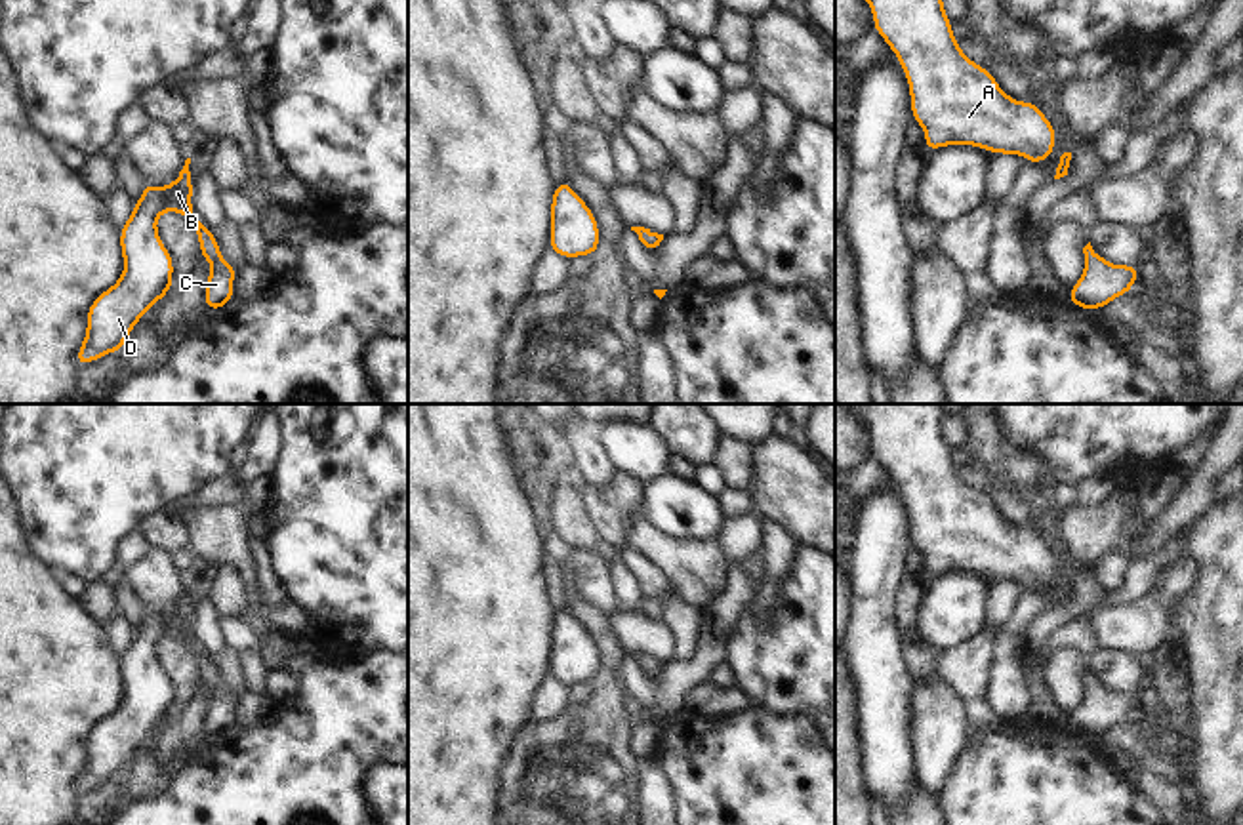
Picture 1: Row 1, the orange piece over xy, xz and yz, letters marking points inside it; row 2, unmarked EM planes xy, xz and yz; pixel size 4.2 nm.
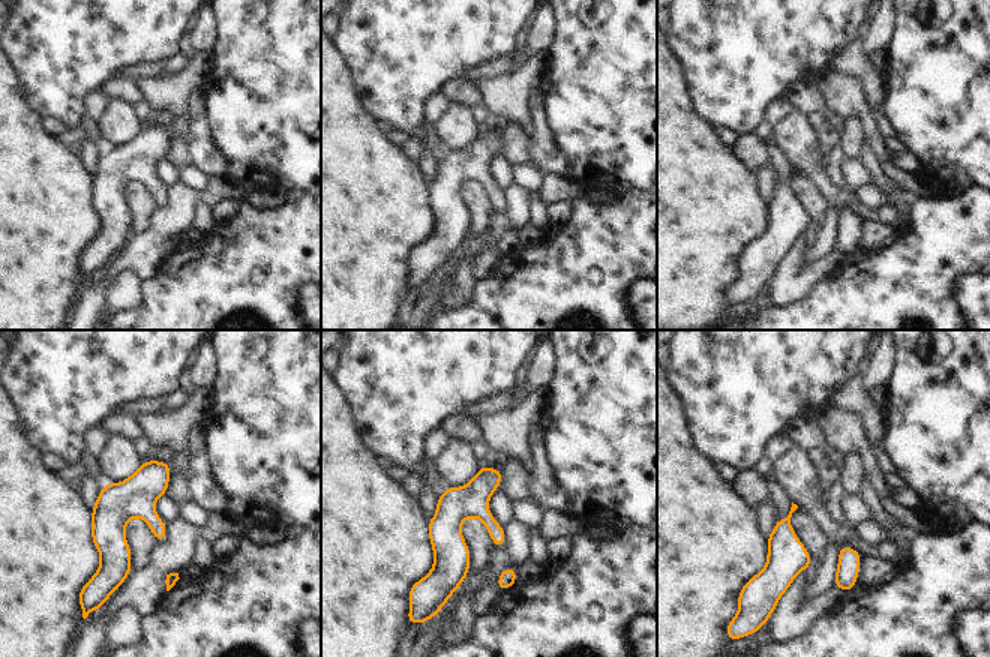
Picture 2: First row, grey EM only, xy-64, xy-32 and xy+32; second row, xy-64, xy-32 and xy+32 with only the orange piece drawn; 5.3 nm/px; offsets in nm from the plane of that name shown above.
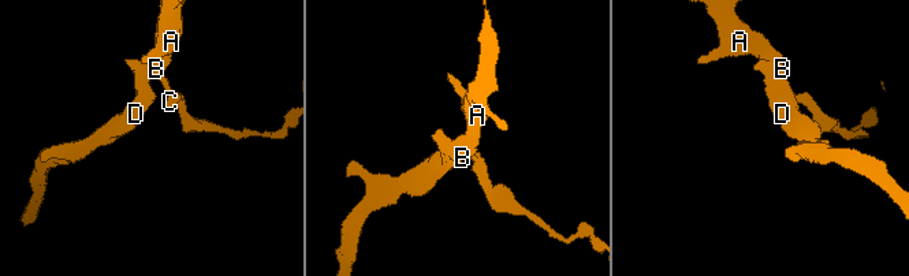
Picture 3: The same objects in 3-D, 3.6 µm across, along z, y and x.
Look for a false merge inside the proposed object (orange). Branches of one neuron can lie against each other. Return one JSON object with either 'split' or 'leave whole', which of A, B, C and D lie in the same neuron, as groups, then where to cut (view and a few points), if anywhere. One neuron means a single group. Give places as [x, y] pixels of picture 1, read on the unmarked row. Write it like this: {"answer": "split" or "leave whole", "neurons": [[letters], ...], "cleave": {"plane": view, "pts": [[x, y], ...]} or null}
{"answer": "leave whole", "neurons": [["A", "B", "C", "D"]], "cleave": null}

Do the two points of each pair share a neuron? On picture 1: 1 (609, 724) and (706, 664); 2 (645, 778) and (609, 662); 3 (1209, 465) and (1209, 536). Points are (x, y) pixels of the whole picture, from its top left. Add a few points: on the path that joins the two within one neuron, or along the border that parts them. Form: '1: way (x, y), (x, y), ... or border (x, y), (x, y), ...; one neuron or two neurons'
1: border (624, 656), (616, 681), (626, 692); two neurons
2: border (639, 757), (633, 801); two neurons
3: border (1215, 498), (1190, 528); two neurons

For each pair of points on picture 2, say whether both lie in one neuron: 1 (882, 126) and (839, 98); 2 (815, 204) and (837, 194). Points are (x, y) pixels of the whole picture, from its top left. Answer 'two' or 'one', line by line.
1: two
2: two

